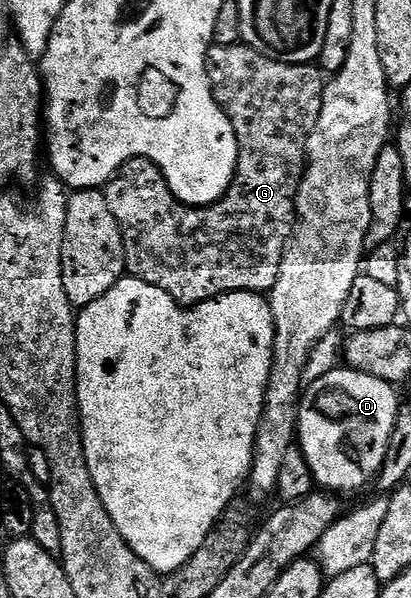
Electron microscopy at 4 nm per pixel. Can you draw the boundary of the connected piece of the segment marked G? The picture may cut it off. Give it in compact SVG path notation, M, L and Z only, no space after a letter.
M247 45L235 47L217 47L208 49L208 80L212 86L214 97L218 105L228 114L234 125L234 133L238 137L238 161L236 162L236 175L229 185L227 193L208 207L188 207L185 203L179 203L172 196L172 190L168 188L168 182L164 174L156 168L148 159L132 159L129 163L123 163L119 171L113 175L112 180L103 188L106 201L110 205L110 213L114 215L120 226L120 232L124 238L124 262L126 271L133 279L141 279L174 297L174 301L185 308L195 307L197 303L205 303L207 299L216 299L231 291L254 291L257 293L271 292L272 286L278 281L278 273L282 265L284 251L288 248L288 240L292 238L292 229L296 221L296 194L300 188L300 181L304 178L306 156L308 153L308 138L316 124L318 113L322 109L322 93L324 92L325 76L316 65L306 63L279 63L277 59L266 57Z

